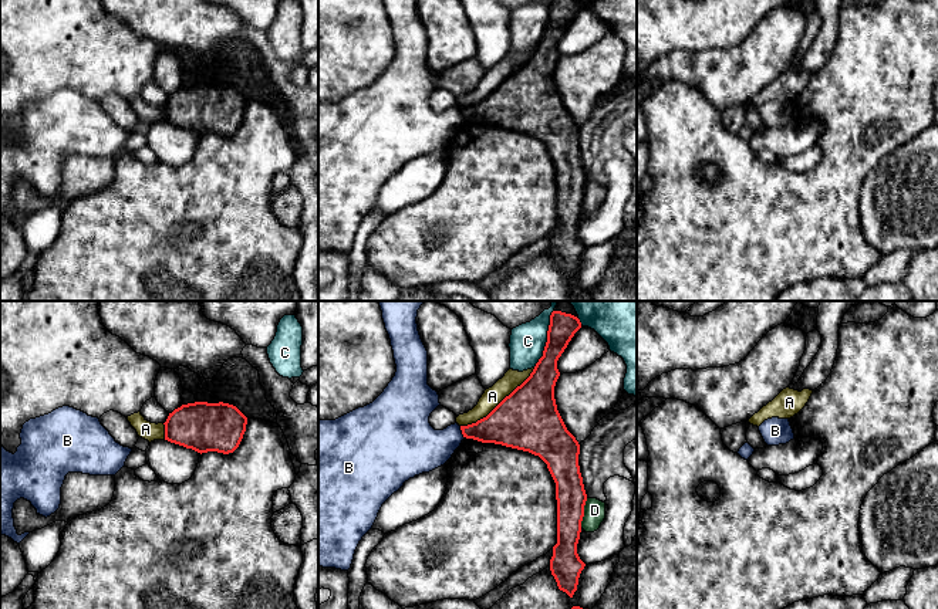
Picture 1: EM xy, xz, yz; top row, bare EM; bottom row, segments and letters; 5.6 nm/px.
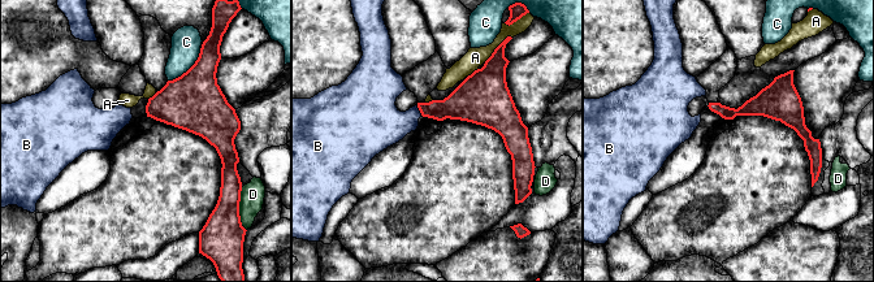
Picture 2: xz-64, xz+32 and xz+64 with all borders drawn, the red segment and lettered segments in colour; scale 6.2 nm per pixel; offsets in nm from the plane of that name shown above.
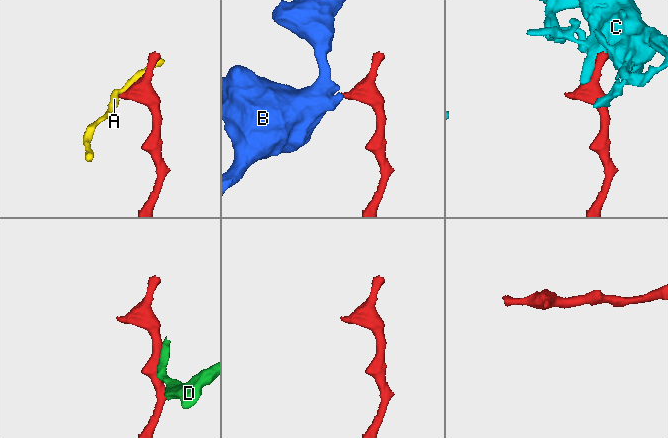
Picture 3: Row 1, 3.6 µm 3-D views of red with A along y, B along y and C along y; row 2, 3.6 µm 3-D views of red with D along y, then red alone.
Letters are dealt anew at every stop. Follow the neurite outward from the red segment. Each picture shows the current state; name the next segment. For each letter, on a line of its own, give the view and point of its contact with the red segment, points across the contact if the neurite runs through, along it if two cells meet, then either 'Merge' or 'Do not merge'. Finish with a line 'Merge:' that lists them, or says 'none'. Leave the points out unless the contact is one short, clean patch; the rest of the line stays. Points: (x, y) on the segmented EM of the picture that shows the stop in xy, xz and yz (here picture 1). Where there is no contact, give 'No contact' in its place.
A: Touches red at xz (499, 403). Do not merge
B: Touches red at xz (462, 432). Boundary: xz (459, 426), (464, 437). Do not merge
C: Touches red at xz (547, 338). Do not merge
D: Touches red at xz (583, 513). Boundary: xz (587, 498), (580, 527). Do not merge
Merge: none

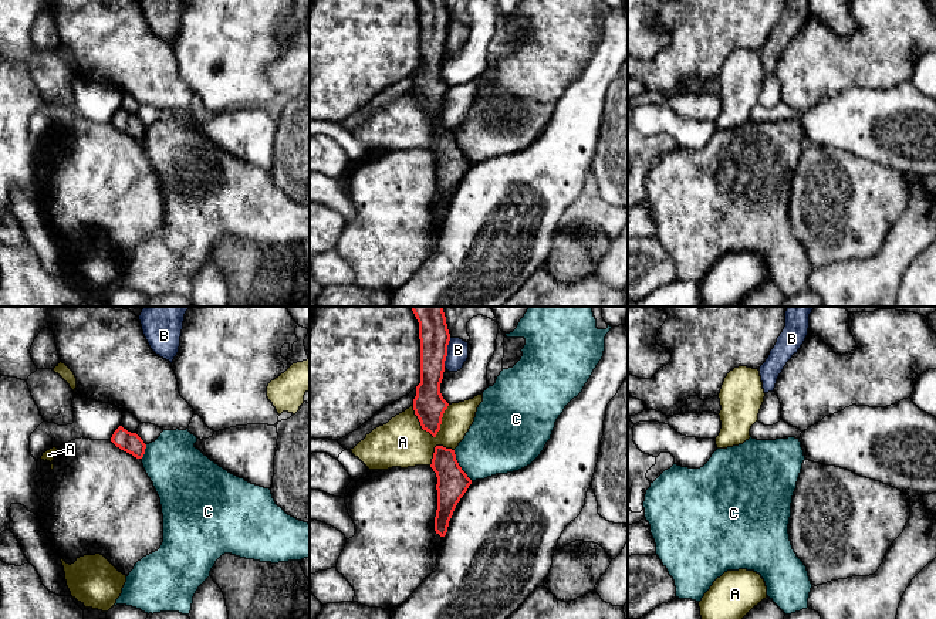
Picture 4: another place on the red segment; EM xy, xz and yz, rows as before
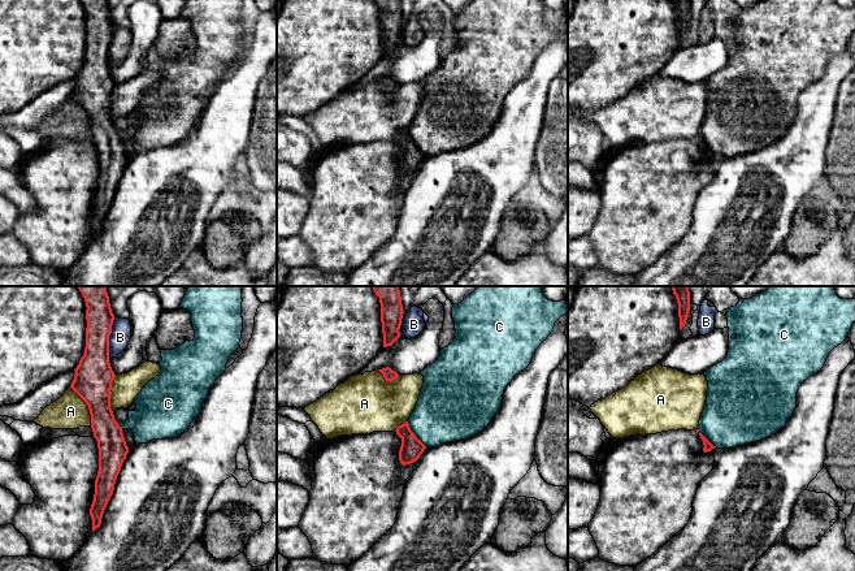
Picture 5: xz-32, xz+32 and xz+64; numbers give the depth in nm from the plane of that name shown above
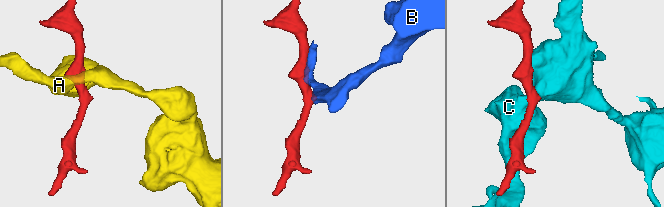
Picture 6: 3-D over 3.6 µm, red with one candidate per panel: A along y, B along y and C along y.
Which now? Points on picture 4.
A: Touches red at xz (433, 436). Boundary: xz (449, 405), (441, 429), (433, 436), (422, 428), (412, 409). Do not merge
B: Touches red at xz (446, 352). Boundary: xz (450, 338), (443, 366). Do not merge
C: Touches red at xz (459, 466). Boundary: xz (453, 450), (458, 464), (472, 480). Do not merge
Merge: none

